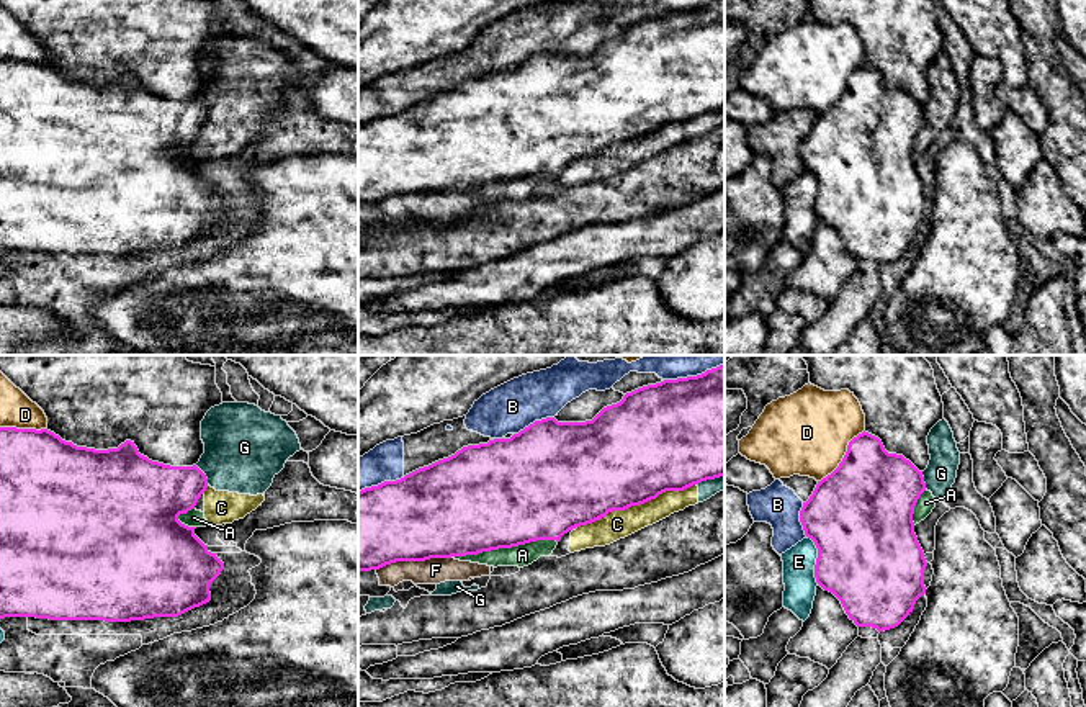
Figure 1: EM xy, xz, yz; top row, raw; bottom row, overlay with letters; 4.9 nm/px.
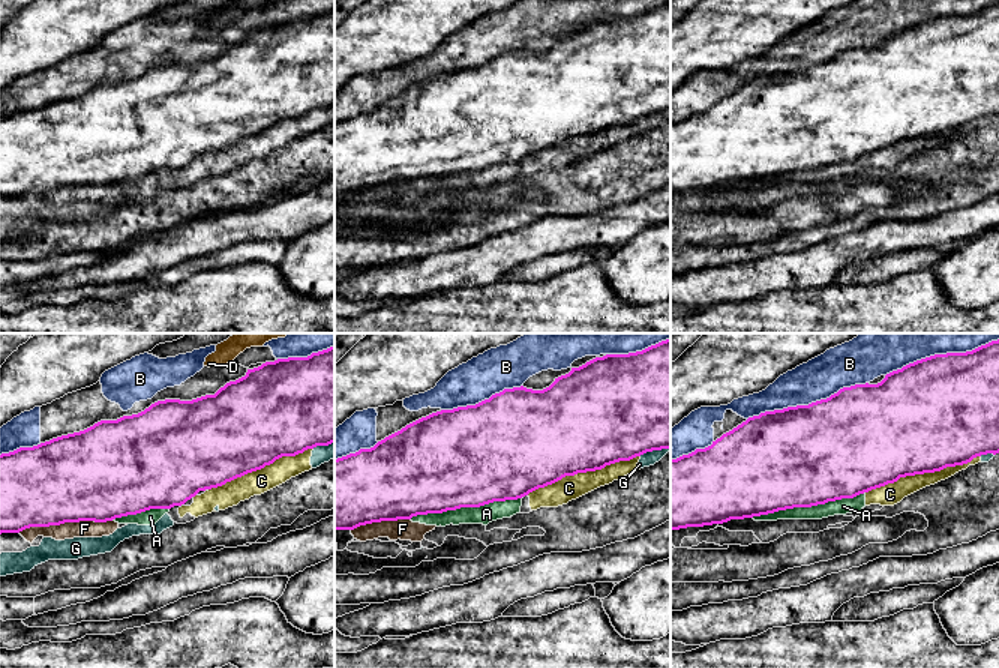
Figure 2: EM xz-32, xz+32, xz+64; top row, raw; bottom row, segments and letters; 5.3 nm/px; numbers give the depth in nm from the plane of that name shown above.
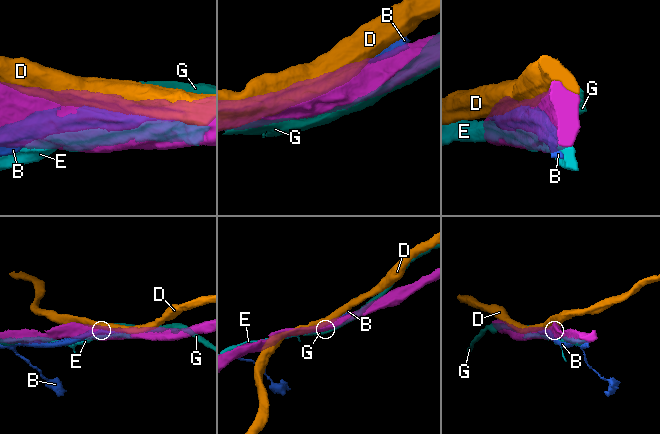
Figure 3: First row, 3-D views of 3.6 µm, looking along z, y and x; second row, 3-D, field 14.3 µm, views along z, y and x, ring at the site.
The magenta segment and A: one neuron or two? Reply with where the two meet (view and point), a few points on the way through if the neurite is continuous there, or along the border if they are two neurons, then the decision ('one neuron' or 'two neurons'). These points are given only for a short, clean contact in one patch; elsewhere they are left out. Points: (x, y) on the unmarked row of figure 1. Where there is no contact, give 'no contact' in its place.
xz (502, 180) | two neurons

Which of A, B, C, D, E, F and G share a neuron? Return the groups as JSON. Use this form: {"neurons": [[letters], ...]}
{"neurons": [["A", "C", "F", "G"], ["B"], ["D"], ["E"]]}

